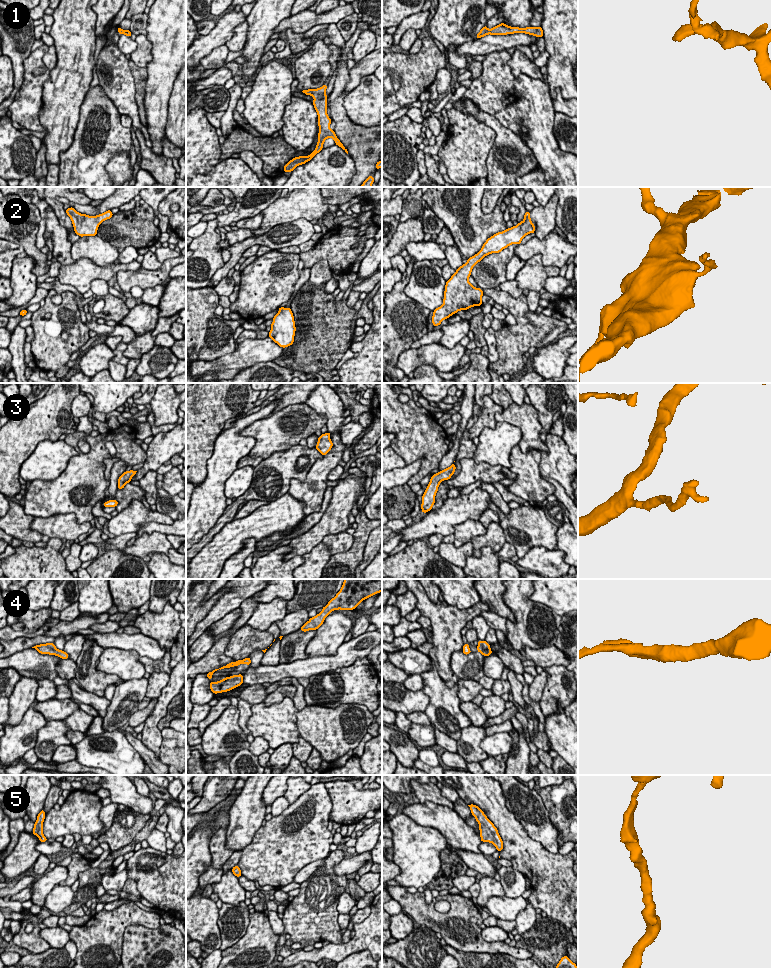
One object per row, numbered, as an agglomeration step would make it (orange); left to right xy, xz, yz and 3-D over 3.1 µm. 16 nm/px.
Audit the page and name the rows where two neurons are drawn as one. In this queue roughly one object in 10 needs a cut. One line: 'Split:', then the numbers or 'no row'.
Split: no row

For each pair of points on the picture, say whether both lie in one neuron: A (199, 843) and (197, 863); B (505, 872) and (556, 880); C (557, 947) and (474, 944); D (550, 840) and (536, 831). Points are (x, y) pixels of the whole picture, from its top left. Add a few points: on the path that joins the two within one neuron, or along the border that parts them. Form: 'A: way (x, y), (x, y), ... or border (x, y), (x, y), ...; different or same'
A: way (197, 848), (197, 858); same
B: border (511, 865), (523, 873); different
C: border (514, 946), (525, 948), (531, 954), (531, 957); different
D: way (547, 837), (539, 831); same

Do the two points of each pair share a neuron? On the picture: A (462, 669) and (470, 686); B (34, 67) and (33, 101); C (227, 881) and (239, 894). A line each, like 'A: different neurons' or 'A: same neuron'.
A: same neuron
B: same neuron
C: same neuron

